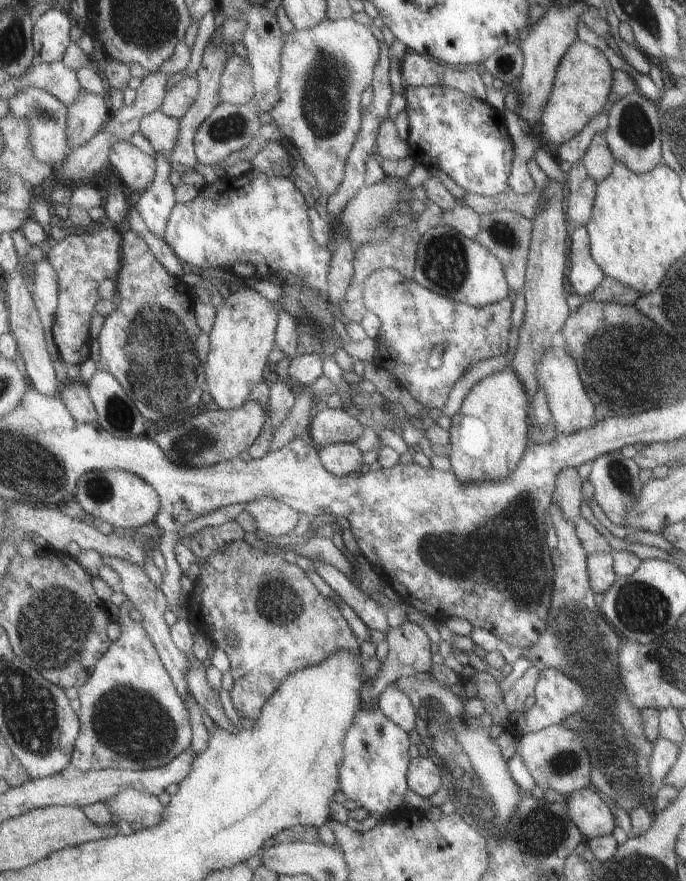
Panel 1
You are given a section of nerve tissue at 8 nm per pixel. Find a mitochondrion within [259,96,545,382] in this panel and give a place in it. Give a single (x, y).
(445, 265)

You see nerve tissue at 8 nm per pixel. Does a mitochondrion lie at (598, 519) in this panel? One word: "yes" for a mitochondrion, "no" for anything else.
no

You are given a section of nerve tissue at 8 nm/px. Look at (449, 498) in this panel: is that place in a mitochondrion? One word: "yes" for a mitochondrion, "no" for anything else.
yes

